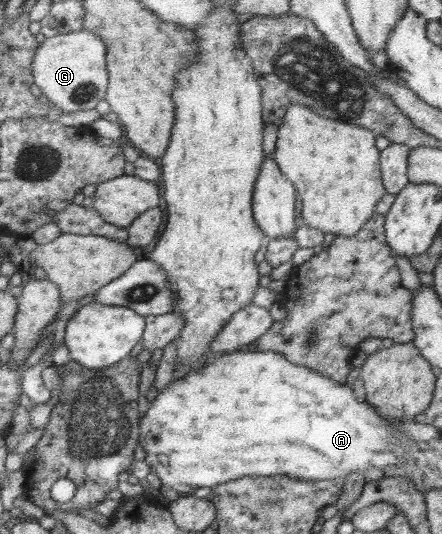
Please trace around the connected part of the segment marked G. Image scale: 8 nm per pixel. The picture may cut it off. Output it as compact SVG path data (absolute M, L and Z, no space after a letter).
M79 30L47 38L38 47L33 58L35 84L51 104L65 112L92 110L98 102L107 97L109 68L107 67L108 48L97 33Z

